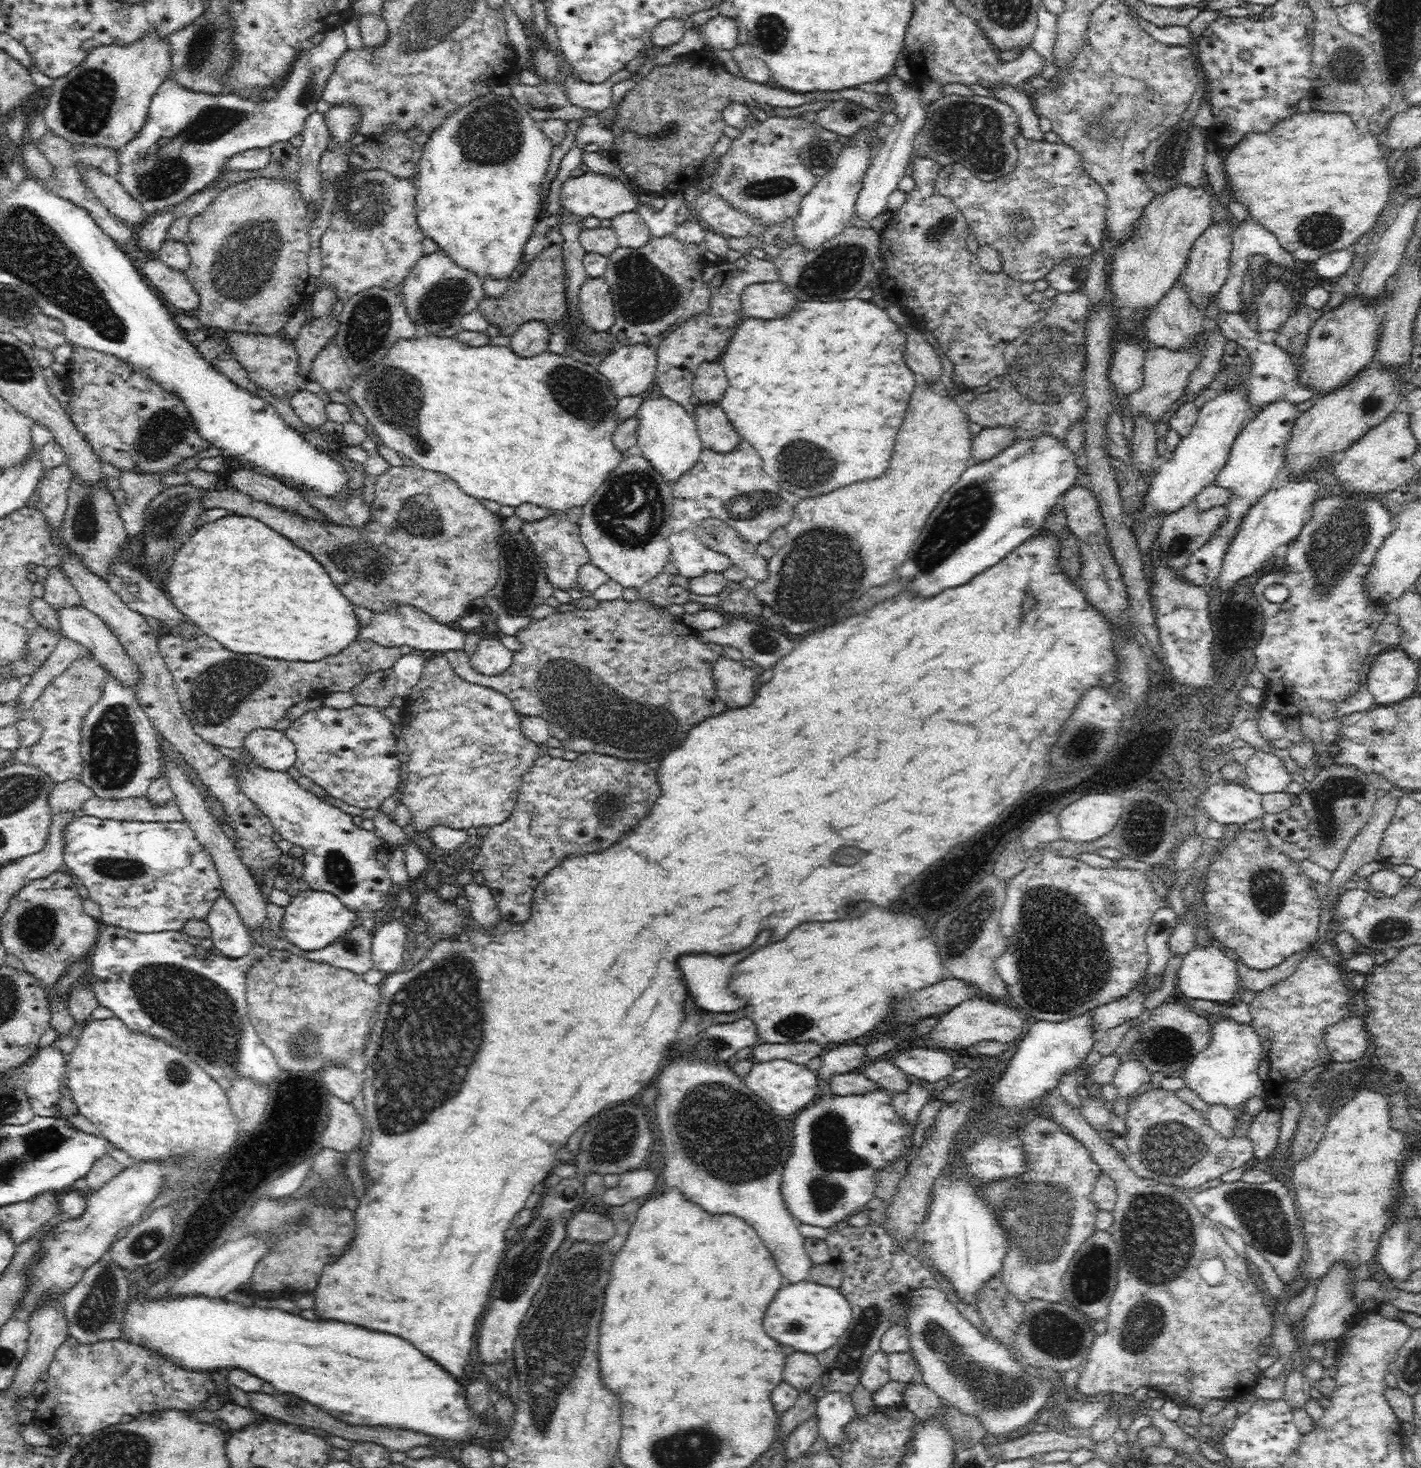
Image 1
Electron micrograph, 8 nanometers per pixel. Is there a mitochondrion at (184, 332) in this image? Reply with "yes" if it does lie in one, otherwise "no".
no

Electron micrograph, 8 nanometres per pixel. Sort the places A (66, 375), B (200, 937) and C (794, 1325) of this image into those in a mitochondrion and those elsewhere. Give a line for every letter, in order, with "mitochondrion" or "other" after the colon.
A: other
B: other
C: mitochondrion

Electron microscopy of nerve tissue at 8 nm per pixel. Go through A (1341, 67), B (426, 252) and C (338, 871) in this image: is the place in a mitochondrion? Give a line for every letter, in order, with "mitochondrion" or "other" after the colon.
A: mitochondrion
B: other
C: mitochondrion

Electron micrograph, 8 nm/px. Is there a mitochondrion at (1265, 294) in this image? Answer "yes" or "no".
no

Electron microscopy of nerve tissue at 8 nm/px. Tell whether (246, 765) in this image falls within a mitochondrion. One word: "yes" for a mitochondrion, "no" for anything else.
no

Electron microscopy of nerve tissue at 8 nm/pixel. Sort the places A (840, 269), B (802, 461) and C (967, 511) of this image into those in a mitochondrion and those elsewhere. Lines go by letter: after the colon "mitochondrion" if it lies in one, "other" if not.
A: mitochondrion
B: mitochondrion
C: mitochondrion

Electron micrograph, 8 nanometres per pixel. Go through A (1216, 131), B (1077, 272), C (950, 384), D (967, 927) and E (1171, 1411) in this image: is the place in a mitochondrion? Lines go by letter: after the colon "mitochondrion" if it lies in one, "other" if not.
A: other
B: mitochondrion
C: other
D: mitochondrion
E: other

